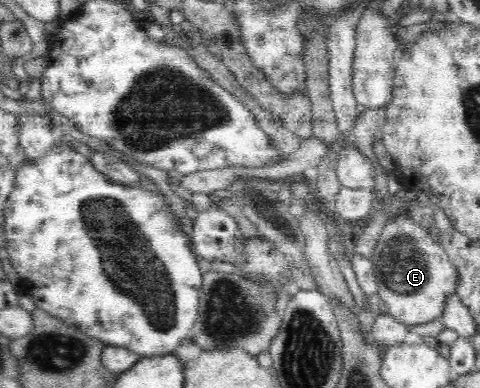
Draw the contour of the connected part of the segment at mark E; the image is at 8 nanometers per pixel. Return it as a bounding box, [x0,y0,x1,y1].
[367,213,458,324]

